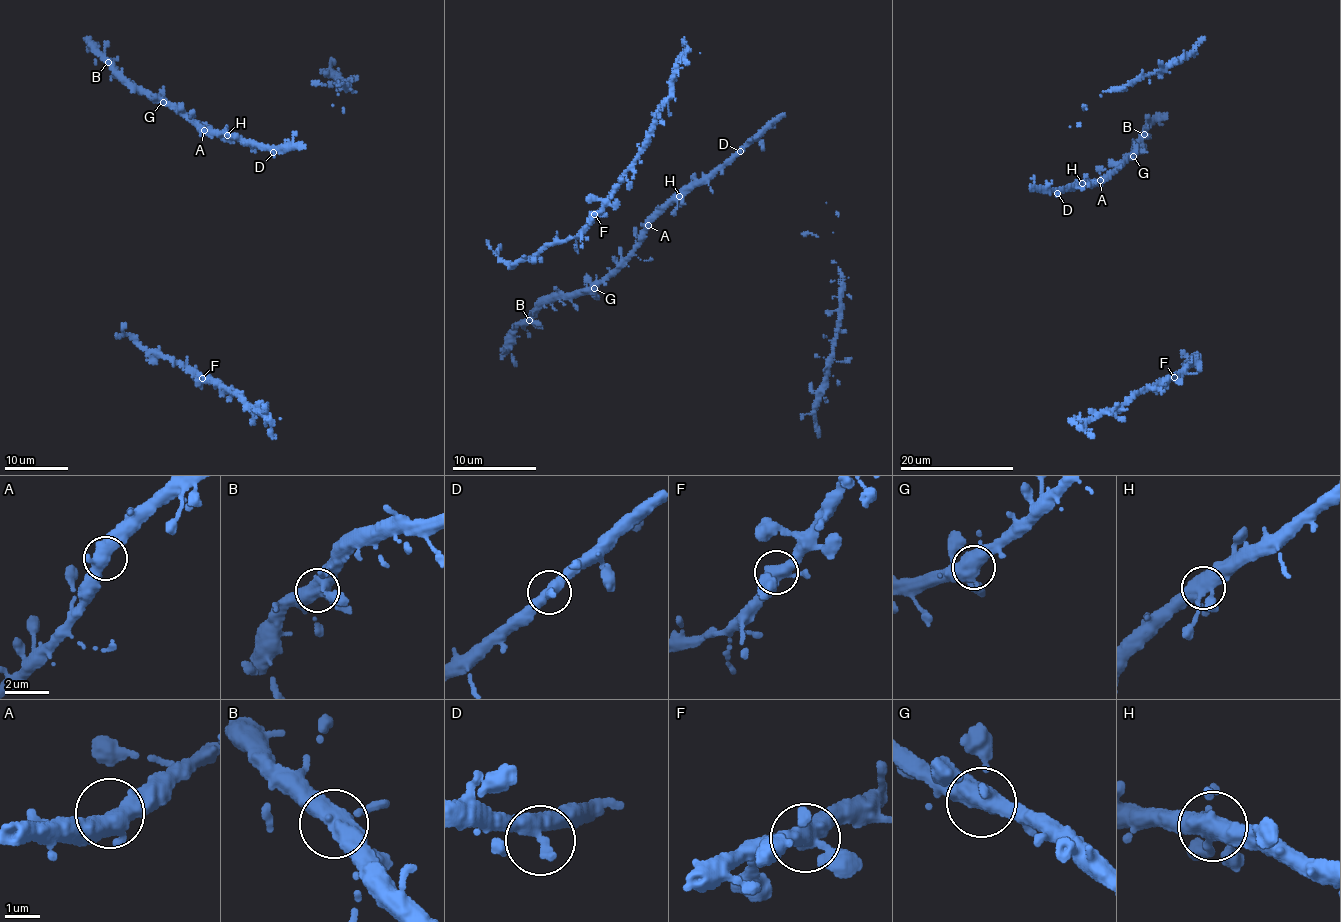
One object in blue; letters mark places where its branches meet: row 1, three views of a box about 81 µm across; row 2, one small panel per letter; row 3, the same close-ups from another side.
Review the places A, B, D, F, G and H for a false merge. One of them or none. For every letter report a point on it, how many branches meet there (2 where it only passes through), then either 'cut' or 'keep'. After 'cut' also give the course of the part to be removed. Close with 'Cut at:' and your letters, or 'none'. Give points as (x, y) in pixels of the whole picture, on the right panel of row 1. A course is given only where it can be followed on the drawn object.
A: at (1100, 180); 3 branches meet; keep
B: at (1144, 134); 4 branches meet; keep
D: at (1057, 193); 2 branches meet; keep
F: at (1174, 377); 4 branches meet; keep
G: at (1133, 156); 4 branches meet; keep
H: at (1082, 183); 5 branches meet; keep
Cut at: none

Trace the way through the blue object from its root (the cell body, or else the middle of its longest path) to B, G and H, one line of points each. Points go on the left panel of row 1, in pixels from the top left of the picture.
B: (200, 135), (201, 127), (171, 105), (142, 92), (108, 62)
G: (200, 135), (201, 127), (163, 102)
H: (200, 135), (221, 132), (227, 135)

